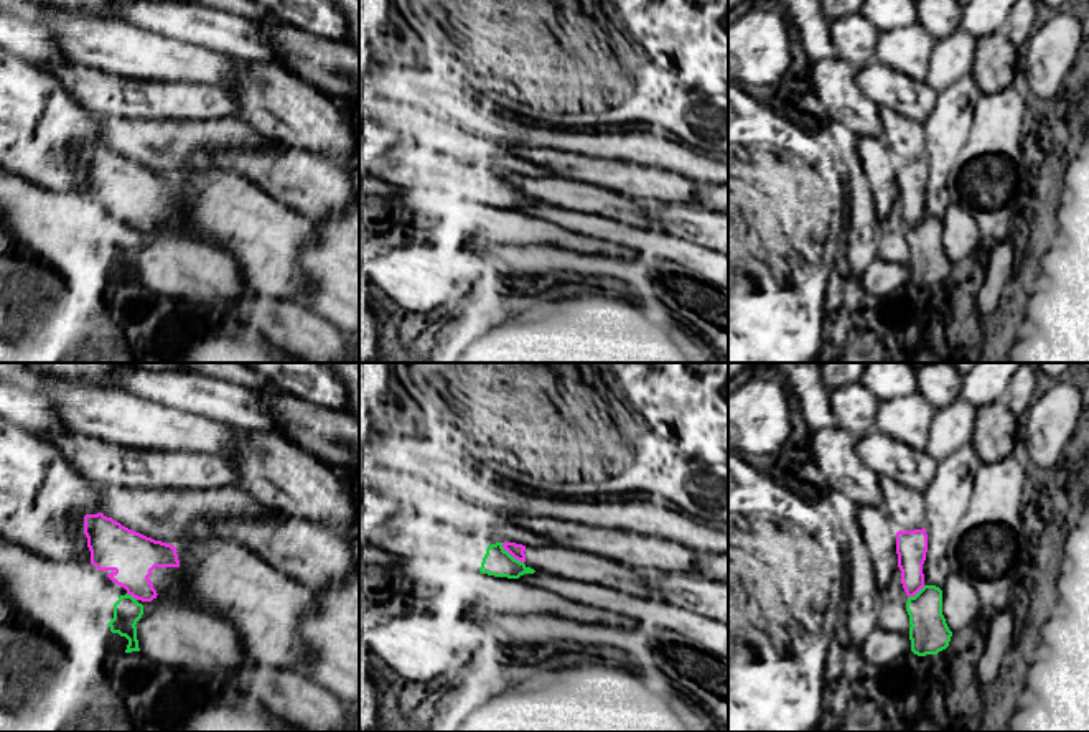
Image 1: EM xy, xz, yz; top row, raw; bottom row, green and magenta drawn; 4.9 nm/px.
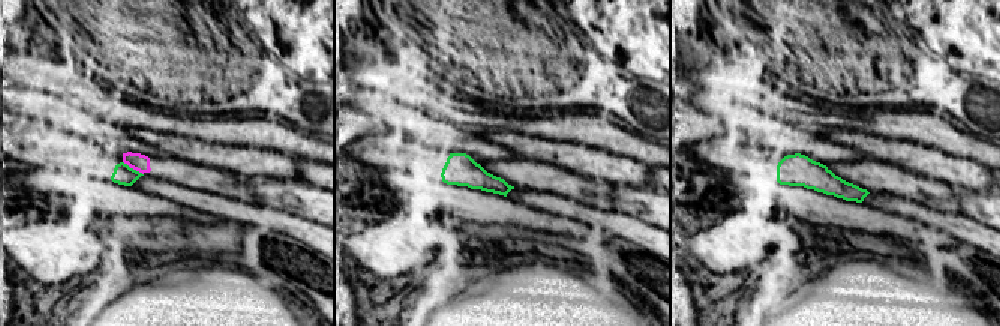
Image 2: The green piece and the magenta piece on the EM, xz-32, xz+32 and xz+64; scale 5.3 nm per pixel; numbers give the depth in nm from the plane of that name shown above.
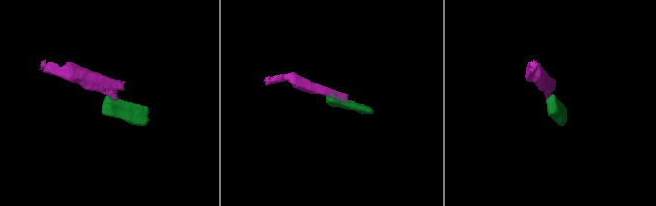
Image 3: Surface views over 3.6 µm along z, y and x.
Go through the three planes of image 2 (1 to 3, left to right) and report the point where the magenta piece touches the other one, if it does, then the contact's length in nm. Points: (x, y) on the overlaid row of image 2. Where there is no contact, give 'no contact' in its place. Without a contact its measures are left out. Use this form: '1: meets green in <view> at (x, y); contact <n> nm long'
1: meets green in xz-32 at (132, 169); contact 130 nm long
2: no contact
3: no contact

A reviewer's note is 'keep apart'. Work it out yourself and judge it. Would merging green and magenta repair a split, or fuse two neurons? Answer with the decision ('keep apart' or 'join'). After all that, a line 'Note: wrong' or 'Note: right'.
keep apart
Note: right

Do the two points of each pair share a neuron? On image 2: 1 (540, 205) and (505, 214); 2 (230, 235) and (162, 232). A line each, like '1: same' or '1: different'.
1: different
2: same

